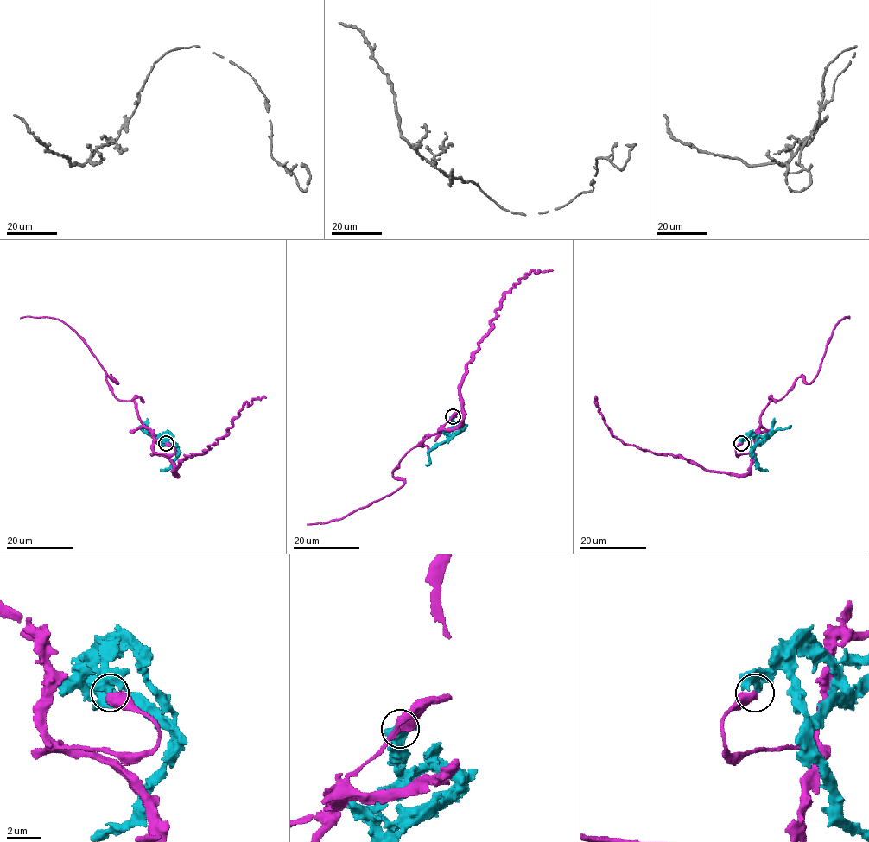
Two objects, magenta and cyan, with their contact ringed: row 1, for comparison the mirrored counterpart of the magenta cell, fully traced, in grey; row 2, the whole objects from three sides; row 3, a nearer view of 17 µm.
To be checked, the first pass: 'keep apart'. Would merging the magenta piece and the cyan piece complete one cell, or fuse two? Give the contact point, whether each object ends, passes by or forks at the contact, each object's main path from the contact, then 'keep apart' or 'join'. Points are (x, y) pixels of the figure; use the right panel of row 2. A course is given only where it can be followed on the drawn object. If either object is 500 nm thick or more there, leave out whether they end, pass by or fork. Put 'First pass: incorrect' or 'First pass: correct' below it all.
at (741, 443); magenta runs (741, 443), (737, 454), (753, 451), (763, 409), (802, 376), (808, 383), (834, 326), (849, 318); cyan runs (741, 443), (751, 434), (767, 437), (777, 429), (789, 427); join
First pass: incorrect

